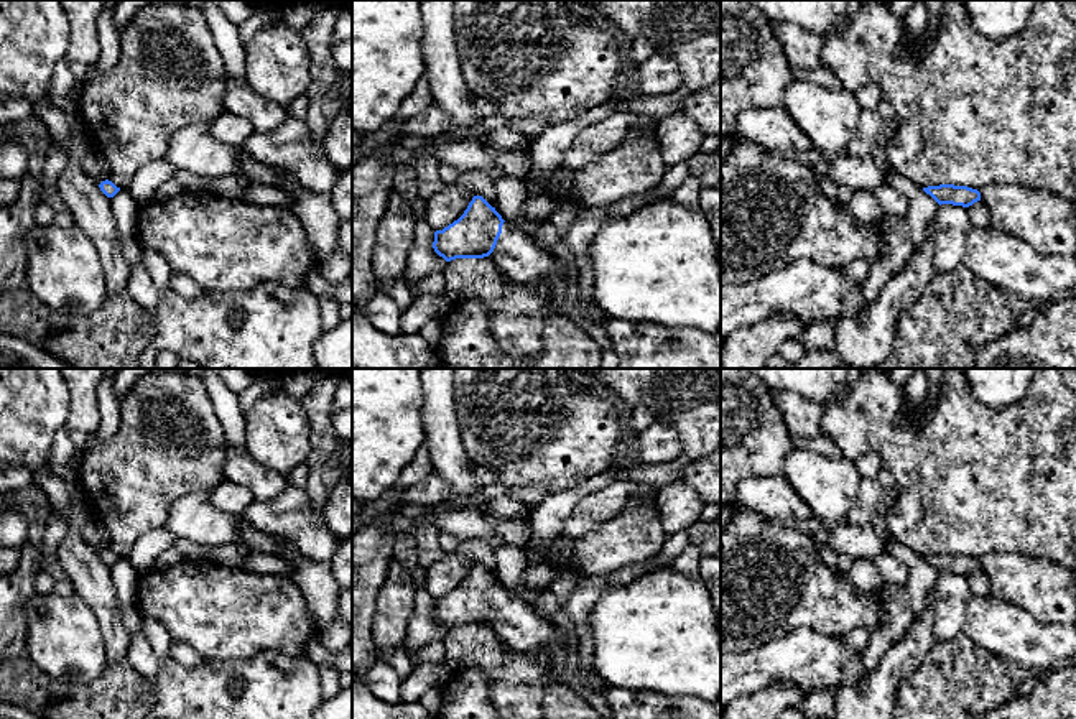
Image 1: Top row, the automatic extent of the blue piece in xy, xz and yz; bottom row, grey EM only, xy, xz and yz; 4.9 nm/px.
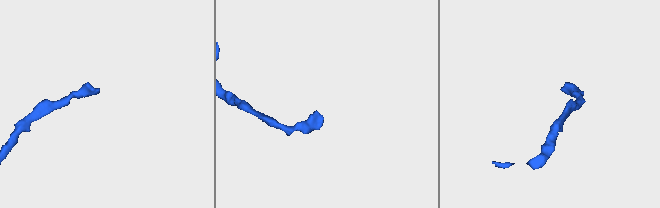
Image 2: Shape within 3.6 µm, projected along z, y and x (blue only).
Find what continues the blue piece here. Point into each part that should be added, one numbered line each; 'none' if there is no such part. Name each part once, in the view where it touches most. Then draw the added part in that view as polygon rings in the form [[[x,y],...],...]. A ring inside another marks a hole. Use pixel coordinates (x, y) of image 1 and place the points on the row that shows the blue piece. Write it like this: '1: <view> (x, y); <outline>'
1: xz (515, 254); [[[503,222],[490,258],[499,270],[517,283],[550,278],[554,308],[566,313],[574,324],[584,327],[589,321],[597,321],[601,326],[607,326],[610,318],[591,299],[579,298],[574,304],[569,303],[568,281],[556,268],[553,253],[538,248],[531,237],[513,229],[508,222]]]

